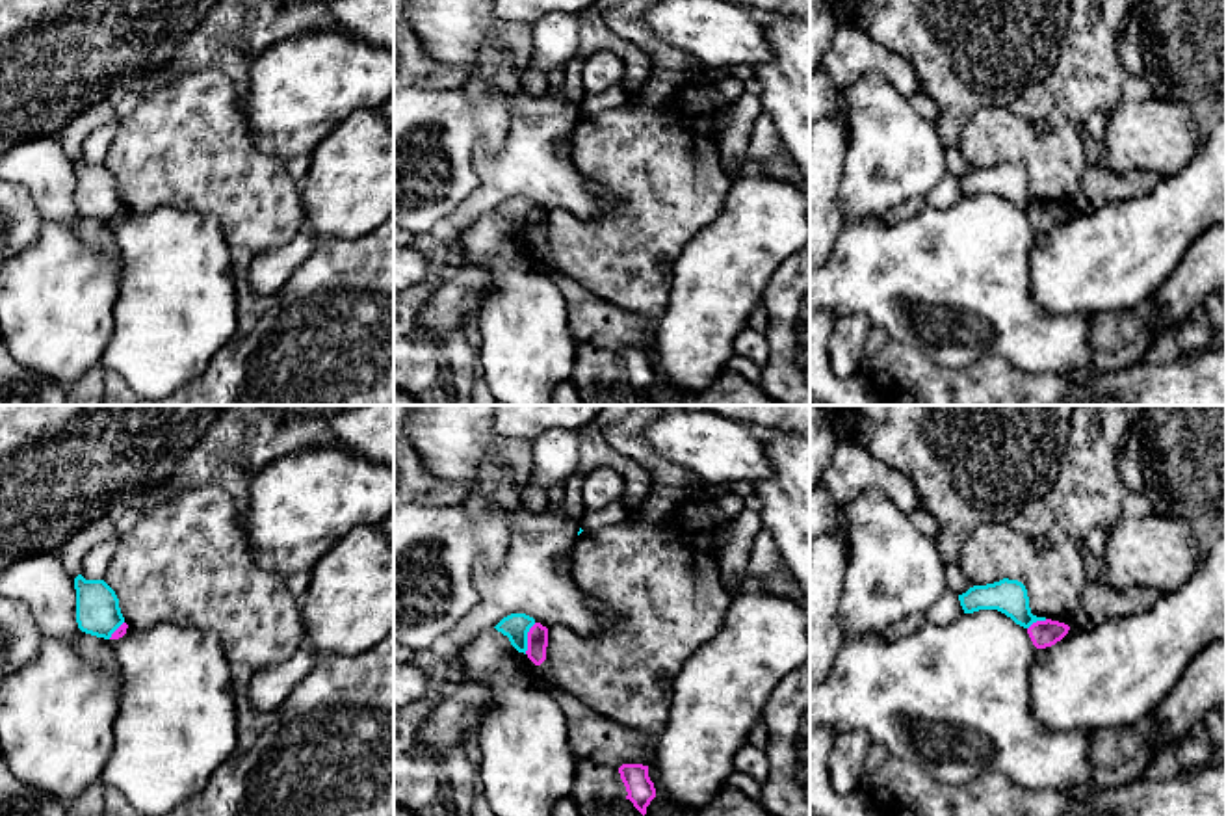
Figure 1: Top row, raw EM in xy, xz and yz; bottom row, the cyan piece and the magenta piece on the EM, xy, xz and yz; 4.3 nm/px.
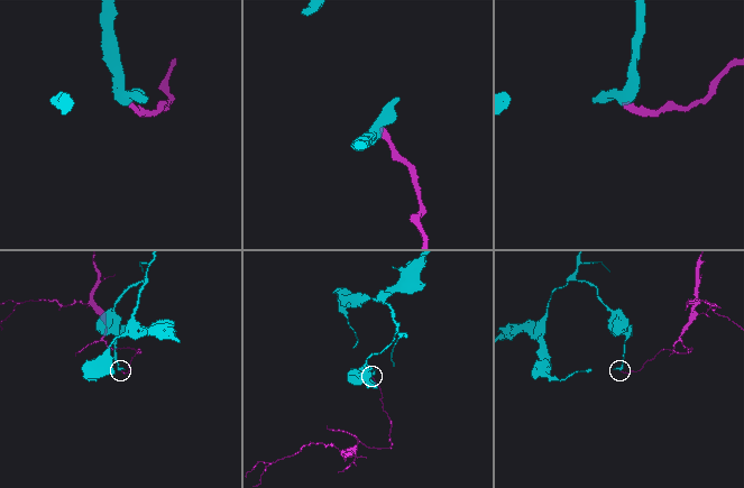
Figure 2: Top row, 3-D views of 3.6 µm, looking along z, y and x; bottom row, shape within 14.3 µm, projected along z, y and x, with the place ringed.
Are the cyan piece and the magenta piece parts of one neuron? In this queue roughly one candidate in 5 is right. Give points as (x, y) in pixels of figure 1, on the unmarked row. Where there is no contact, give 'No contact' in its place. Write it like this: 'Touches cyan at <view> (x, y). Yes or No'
Touches cyan at xz (526, 222). No

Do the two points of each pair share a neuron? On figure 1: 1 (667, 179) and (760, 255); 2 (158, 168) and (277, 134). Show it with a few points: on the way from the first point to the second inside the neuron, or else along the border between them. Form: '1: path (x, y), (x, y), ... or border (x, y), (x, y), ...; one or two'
1: border (729, 181), (721, 210), (684, 248); two
2: border (238, 101), (249, 140), (285, 160); two

